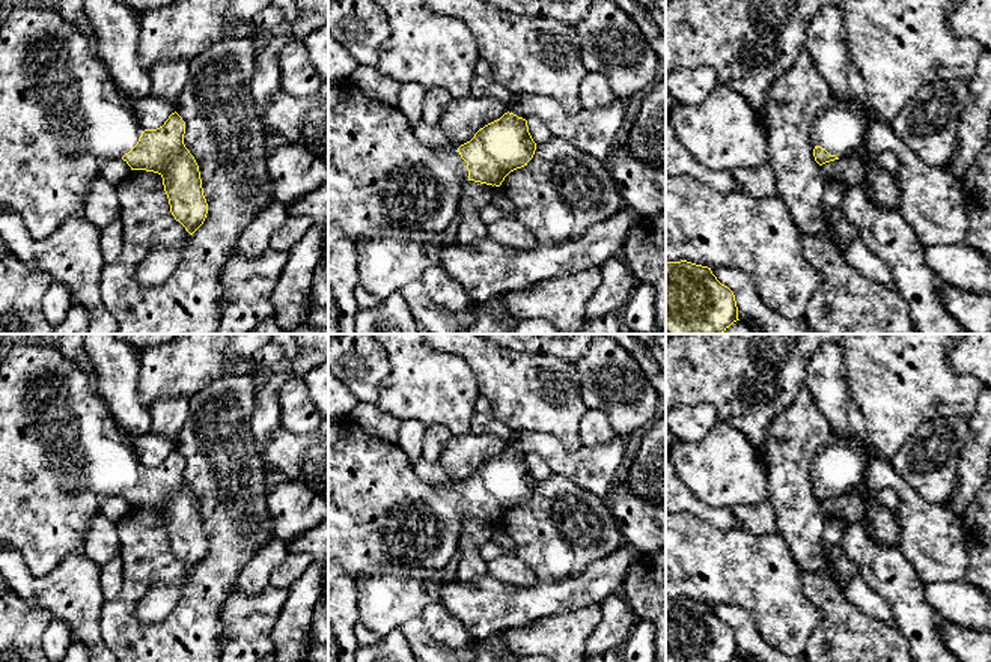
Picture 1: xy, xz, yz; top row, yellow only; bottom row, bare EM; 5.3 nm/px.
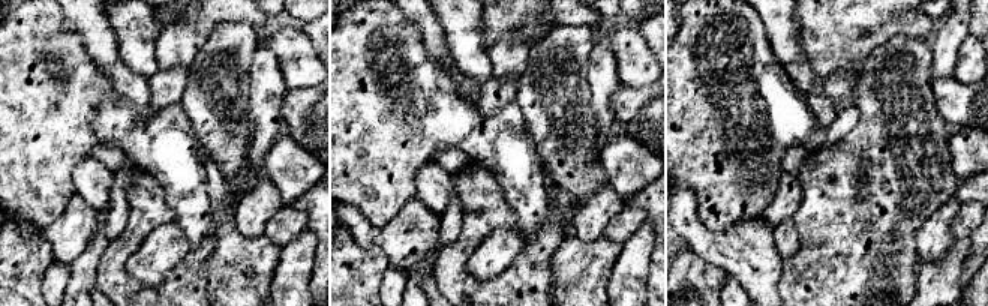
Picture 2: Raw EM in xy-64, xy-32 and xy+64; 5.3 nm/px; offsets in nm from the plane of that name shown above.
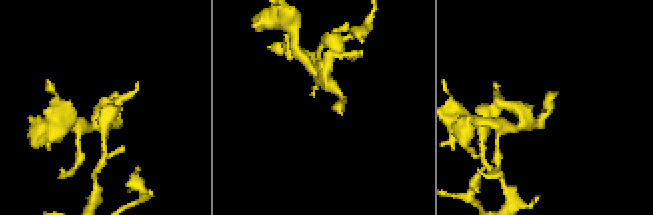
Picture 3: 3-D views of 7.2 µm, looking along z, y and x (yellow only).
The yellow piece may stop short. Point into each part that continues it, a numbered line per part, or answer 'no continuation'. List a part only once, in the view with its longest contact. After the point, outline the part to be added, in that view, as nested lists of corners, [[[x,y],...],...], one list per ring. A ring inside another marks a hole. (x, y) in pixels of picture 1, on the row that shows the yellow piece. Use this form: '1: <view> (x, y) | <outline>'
1: xz (380, 176) | [[[349,81],[328,89],[328,226],[340,227],[352,241],[374,236],[380,229],[440,233],[458,214],[467,181],[467,162],[456,146],[434,149],[422,144],[396,107],[367,96]]]

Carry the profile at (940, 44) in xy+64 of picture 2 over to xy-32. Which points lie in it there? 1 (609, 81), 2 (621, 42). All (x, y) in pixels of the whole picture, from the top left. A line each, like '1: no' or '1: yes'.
1: yes
2: no

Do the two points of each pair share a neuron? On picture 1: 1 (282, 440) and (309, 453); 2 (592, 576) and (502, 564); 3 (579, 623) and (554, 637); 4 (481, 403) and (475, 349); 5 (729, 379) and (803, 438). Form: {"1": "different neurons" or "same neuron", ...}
{"1": "same neuron", "2": "different neurons", "3": "same neuron", "4": "different neurons", "5": "different neurons"}

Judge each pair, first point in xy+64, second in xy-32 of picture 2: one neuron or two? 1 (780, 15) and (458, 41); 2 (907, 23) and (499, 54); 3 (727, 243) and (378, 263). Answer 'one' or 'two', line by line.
1: one
2: two
3: two

